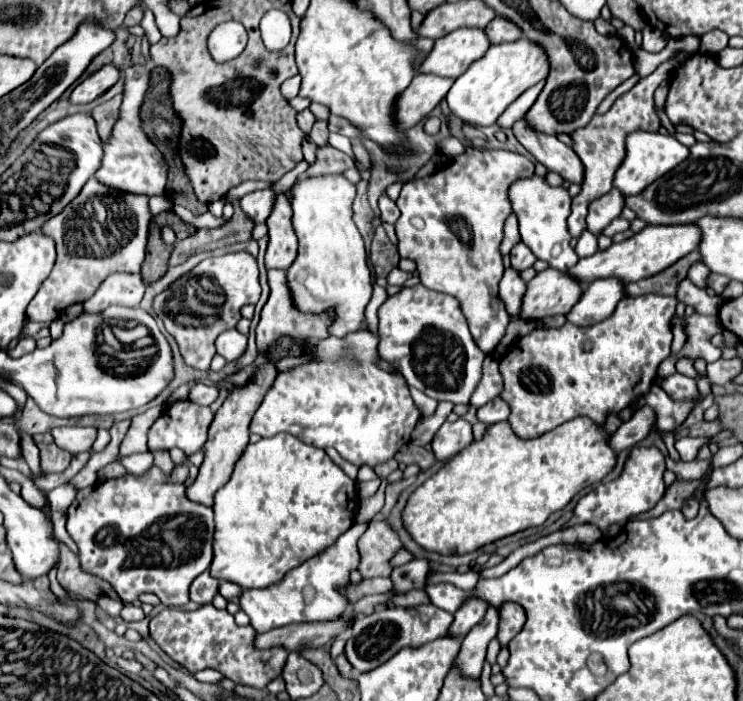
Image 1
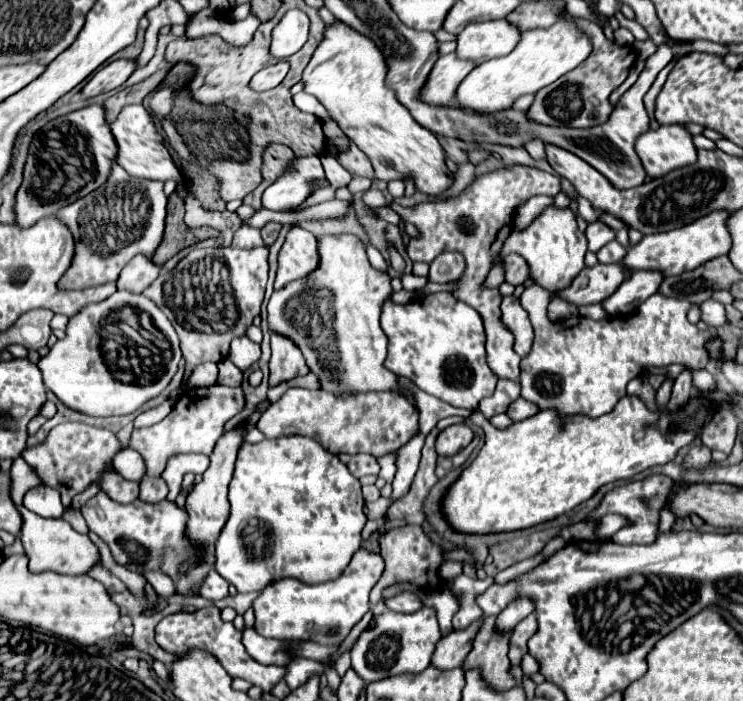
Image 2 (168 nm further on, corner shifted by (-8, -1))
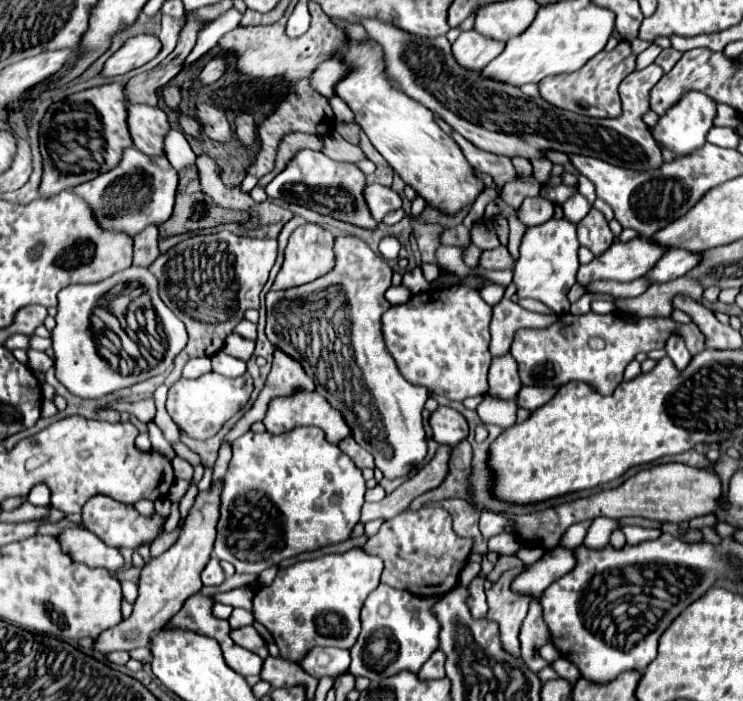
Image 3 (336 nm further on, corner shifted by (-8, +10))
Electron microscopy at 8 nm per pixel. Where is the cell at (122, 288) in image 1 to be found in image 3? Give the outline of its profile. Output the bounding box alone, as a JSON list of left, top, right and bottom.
[134,225,158,267]

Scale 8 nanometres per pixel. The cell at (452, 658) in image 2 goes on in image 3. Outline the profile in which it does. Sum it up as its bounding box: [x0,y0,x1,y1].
[418,651,444,681]

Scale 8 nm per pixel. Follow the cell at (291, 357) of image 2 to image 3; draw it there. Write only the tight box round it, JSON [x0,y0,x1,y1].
[224,351,314,445]

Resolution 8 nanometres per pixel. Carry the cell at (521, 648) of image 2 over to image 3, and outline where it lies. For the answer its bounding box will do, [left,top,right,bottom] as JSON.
[520,601,550,673]

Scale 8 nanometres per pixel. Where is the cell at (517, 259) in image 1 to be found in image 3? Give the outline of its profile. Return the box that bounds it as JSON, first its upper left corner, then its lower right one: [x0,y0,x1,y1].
[480,247,512,269]

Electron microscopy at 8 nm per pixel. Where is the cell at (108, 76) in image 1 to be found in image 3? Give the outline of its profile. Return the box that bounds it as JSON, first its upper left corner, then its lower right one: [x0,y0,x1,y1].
[102,35,162,77]

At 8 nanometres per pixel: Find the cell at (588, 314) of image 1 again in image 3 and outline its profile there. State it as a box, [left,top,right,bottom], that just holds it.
[646,247,702,283]

